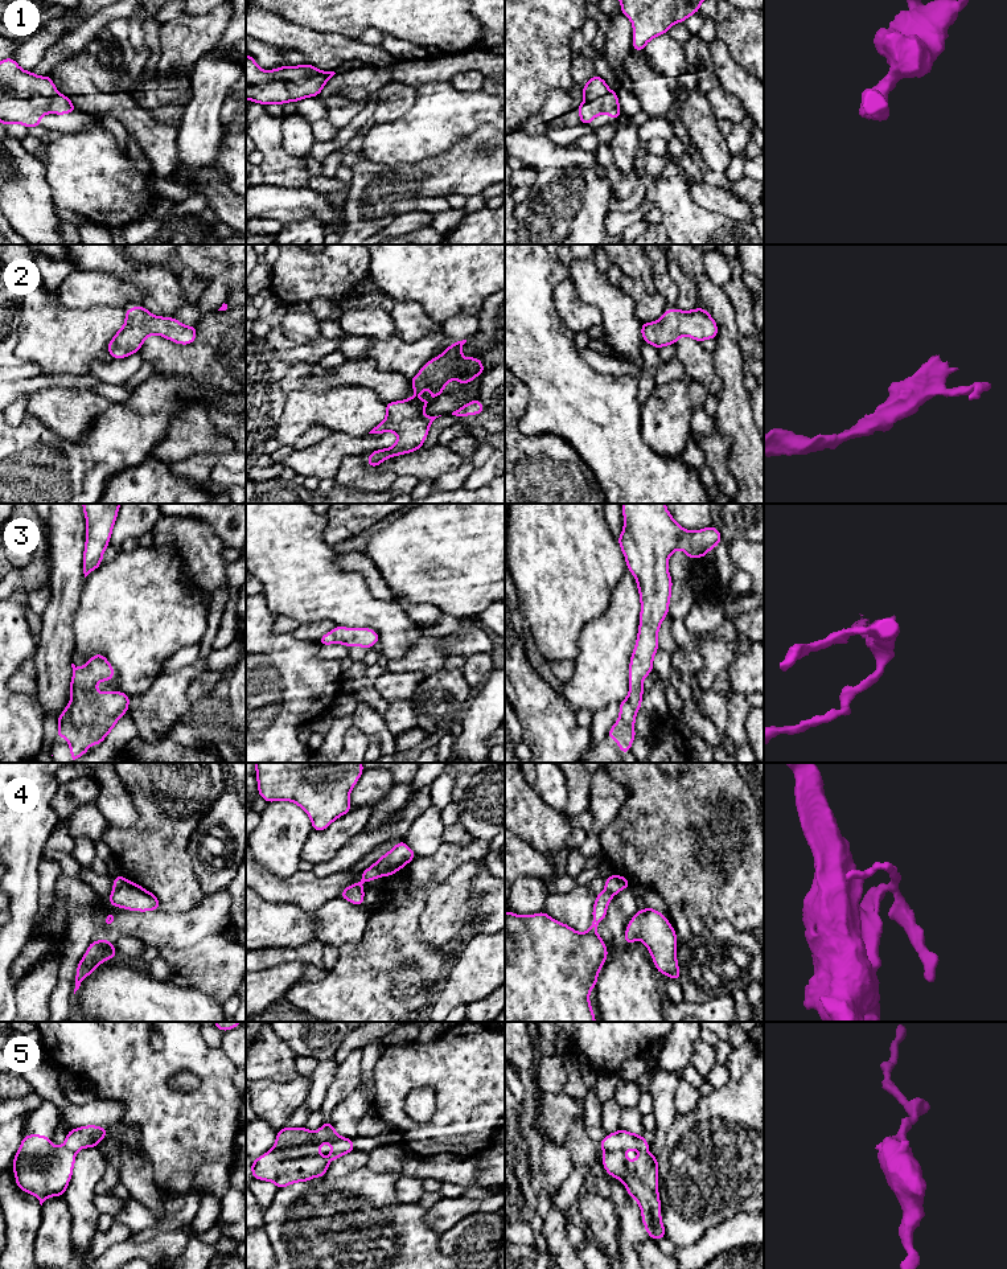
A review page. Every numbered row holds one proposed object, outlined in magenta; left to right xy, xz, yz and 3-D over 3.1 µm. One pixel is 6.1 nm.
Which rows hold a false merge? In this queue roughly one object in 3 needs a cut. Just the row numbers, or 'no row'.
4

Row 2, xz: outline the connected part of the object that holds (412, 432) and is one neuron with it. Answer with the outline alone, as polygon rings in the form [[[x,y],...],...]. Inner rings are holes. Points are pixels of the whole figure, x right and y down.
[[[463,340],[449,345],[443,354],[432,358],[411,378],[415,391],[412,398],[386,403],[386,419],[369,434],[391,431],[398,435],[398,442],[391,448],[373,451],[366,460],[371,468],[377,468],[379,463],[392,456],[422,448],[431,423],[441,416],[424,415],[422,412],[424,407],[444,391],[451,379],[457,379],[461,385],[466,385],[485,371],[484,364],[478,358],[461,357],[465,342],[466,340]],[[426,389],[432,390],[432,397],[427,401],[419,401],[418,395]]]

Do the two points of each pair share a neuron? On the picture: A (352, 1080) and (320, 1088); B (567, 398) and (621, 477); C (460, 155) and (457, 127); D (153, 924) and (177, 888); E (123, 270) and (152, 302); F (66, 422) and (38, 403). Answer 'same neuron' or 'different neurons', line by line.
A: different neurons
B: same neuron
C: different neurons
D: different neurons
E: same neuron
F: same neuron

